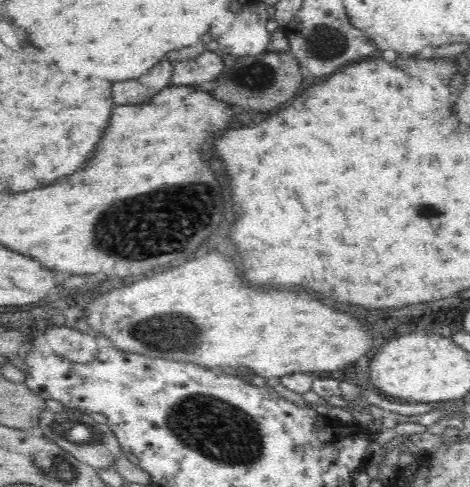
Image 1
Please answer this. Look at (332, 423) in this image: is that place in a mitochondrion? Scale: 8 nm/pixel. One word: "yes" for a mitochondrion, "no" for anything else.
no

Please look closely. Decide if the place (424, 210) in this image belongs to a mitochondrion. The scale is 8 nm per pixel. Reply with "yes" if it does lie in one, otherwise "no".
yes

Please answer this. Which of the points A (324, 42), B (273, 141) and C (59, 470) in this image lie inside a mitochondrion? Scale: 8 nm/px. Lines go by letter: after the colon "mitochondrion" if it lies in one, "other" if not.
A: mitochondrion
B: other
C: mitochondrion

